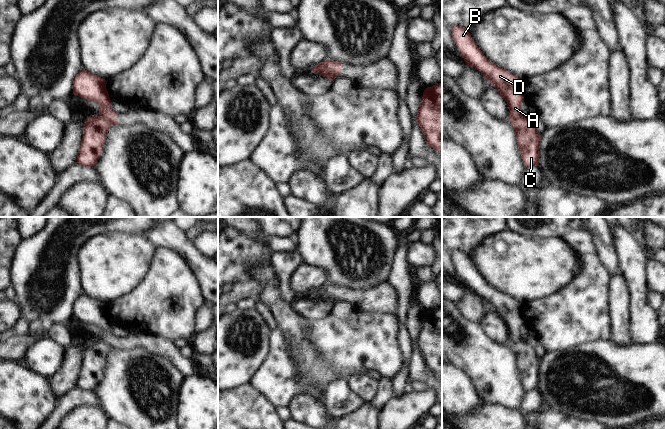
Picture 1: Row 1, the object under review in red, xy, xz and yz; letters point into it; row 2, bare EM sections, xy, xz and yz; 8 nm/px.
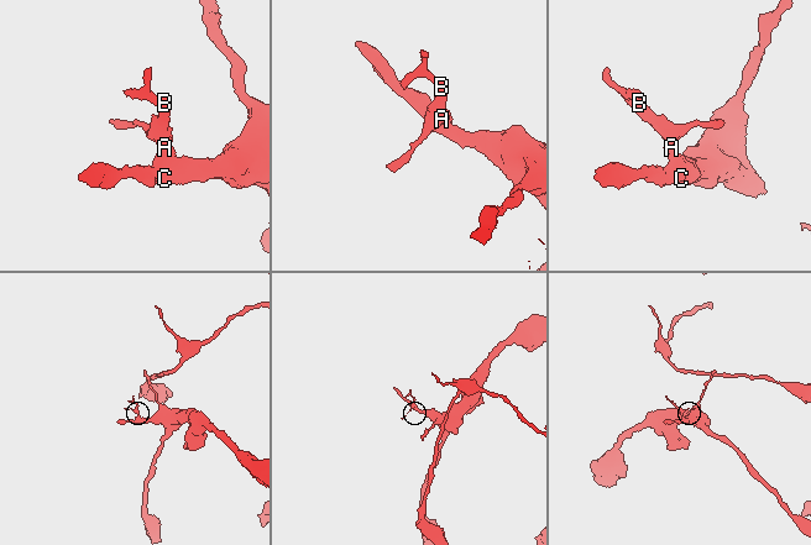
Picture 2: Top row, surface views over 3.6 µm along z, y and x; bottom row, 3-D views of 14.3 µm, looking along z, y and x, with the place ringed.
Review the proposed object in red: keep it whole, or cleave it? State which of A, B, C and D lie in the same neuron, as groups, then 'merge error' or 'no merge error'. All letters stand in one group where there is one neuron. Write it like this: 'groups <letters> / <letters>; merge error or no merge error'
groups A B D / C; merge error

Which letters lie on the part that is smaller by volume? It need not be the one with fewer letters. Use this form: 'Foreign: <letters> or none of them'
Foreign: A, B, D

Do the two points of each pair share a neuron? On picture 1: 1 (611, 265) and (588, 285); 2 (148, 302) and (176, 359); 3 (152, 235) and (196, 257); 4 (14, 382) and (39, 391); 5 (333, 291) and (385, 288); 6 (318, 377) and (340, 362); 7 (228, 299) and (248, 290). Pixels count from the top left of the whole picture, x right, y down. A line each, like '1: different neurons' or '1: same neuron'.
1: different neurons
2: different neurons
3: same neuron
4: same neuron
5: same neuron
6: different neurons
7: same neuron

